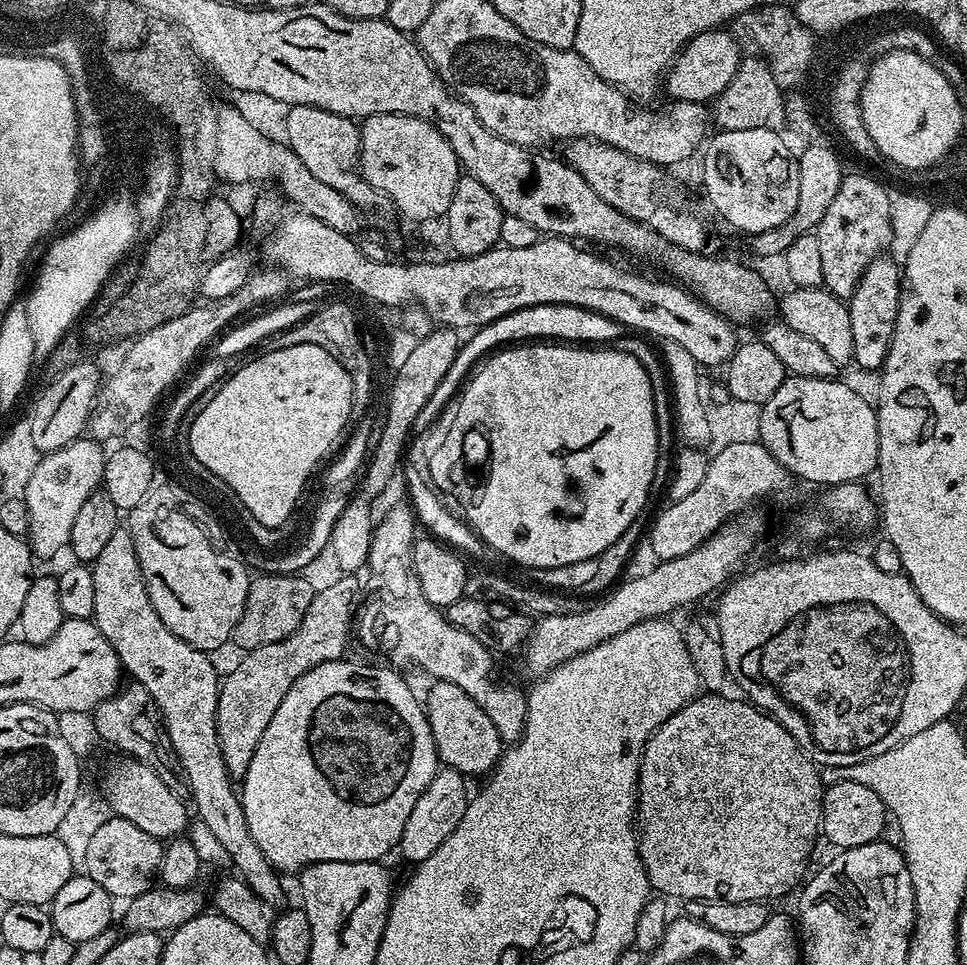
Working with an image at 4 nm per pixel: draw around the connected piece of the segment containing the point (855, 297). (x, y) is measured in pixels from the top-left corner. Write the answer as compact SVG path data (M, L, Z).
M881 254L868 263L854 294L846 301L854 333L854 360L857 365L860 363L864 368L883 369L894 334L894 322L898 318L901 287L901 265L897 261L895 264L888 254Z

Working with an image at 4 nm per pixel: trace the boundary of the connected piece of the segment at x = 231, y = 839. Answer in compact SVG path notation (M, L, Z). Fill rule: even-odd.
M117 527L102 554L91 561L92 577L94 578L94 610L92 616L98 630L114 646L116 657L120 659L123 671L132 675L135 683L141 684L154 698L164 719L164 729L168 731L168 743L174 753L175 763L182 773L183 779L188 784L188 792L192 795L191 807L200 815L204 828L220 843L222 851L228 855L228 860L237 868L240 879L263 902L276 900L283 894L284 888L280 885L281 873L273 868L272 864L258 850L258 842L250 834L250 826L246 826L246 814L240 805L237 789L232 789L233 777L226 770L226 762L222 762L222 750L218 746L218 730L216 729L216 707L220 693L221 677L216 676L216 668L212 665L213 657L209 653L191 648L182 638L170 634L166 626L162 626L162 618L158 618L158 610L150 606L150 598L146 594L146 586L142 578L142 570L138 566L138 554L134 550L134 538L129 534L127 527Z

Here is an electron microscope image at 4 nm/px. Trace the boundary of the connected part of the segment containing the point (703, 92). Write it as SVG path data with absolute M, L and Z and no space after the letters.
M723 27L711 28L709 32L698 34L688 43L679 56L668 66L663 77L663 87L668 87L668 96L674 100L704 104L715 100L716 96L730 86L740 68L742 49L731 31Z

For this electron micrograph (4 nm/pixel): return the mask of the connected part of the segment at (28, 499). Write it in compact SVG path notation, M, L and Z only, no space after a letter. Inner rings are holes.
M81 438L58 451L45 453L37 461L35 470L22 488L28 514L28 540L37 559L50 558L67 547L78 511L103 481L106 454L101 448L95 439Z

